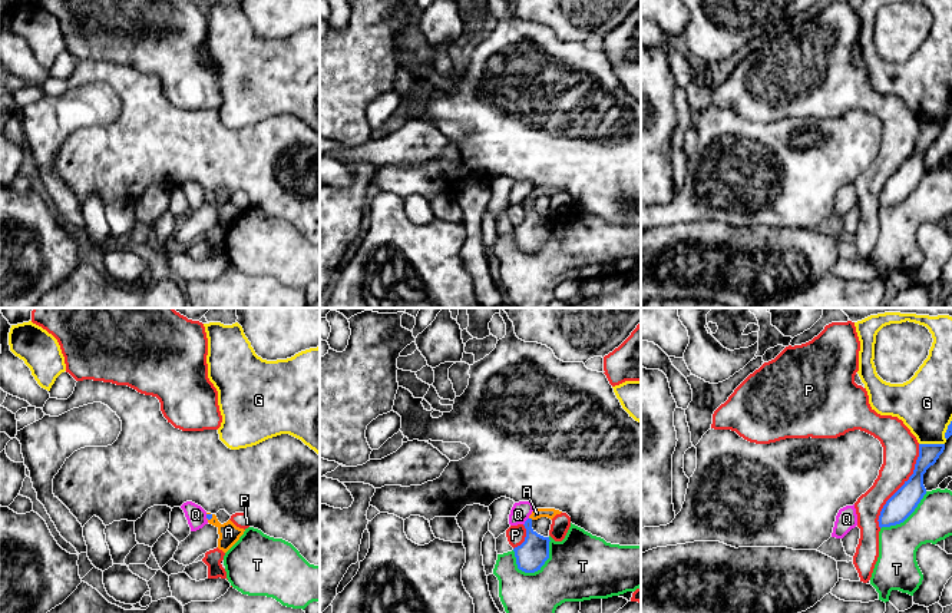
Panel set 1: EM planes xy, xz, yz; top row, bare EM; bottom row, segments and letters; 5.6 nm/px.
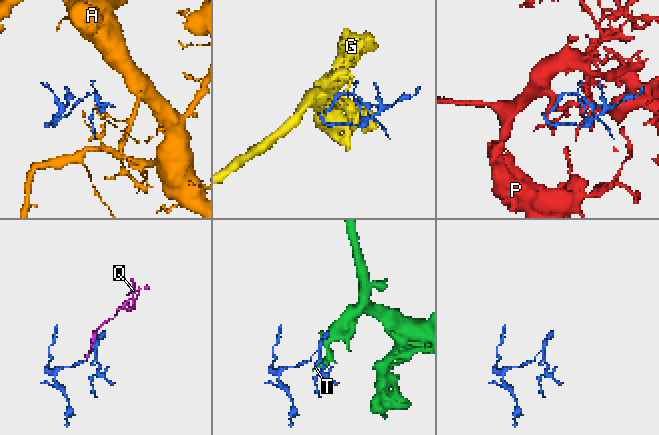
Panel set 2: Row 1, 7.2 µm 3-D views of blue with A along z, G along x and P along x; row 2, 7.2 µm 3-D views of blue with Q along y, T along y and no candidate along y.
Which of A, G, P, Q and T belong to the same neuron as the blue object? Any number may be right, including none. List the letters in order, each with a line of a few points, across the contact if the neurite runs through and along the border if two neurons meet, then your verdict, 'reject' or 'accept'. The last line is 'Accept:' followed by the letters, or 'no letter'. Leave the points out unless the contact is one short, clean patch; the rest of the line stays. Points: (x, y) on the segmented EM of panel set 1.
A: line xy (208, 516), (211, 516), (228, 532); accept
G: line yz (919, 443), (944, 444); reject
P: reject
Q: reject
T: line xz (549, 537), (549, 557), (536, 570), (522, 572), (516, 567); reject
Accept: A

